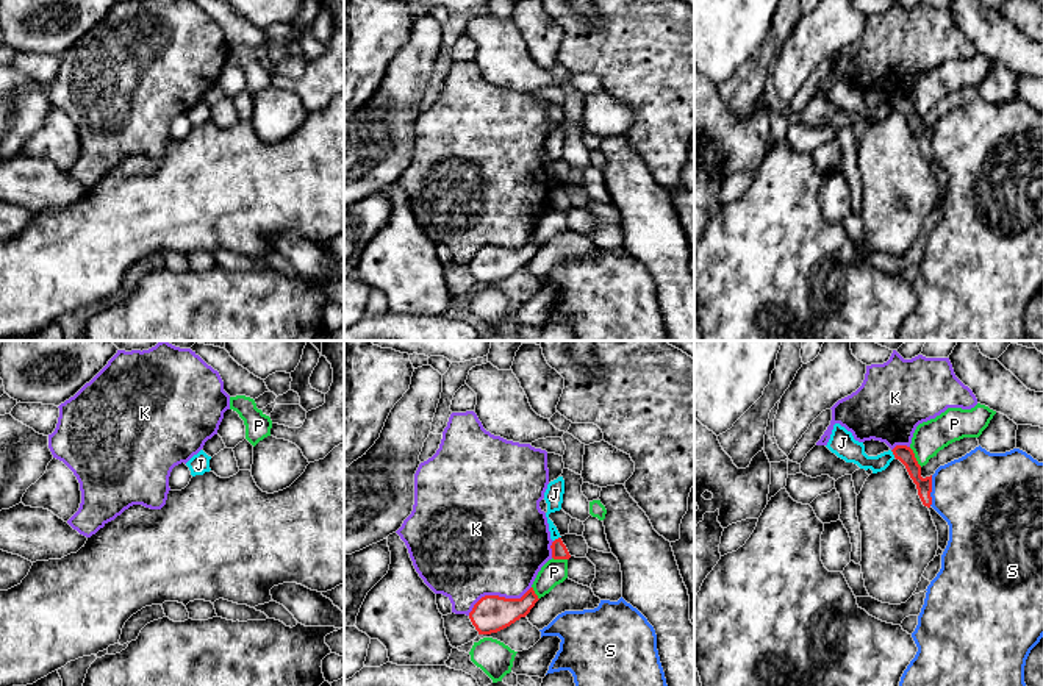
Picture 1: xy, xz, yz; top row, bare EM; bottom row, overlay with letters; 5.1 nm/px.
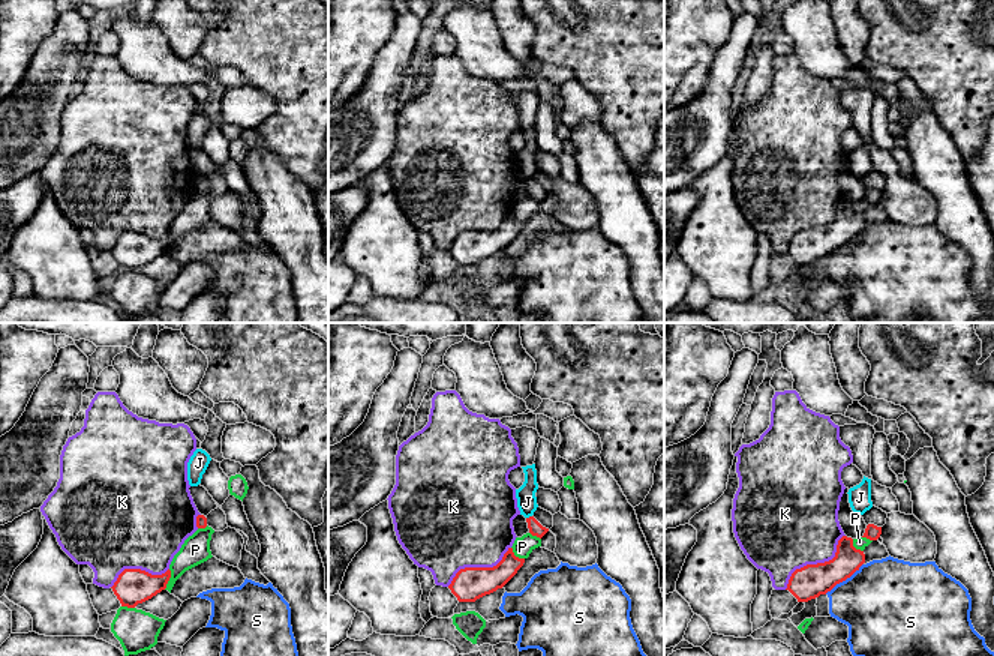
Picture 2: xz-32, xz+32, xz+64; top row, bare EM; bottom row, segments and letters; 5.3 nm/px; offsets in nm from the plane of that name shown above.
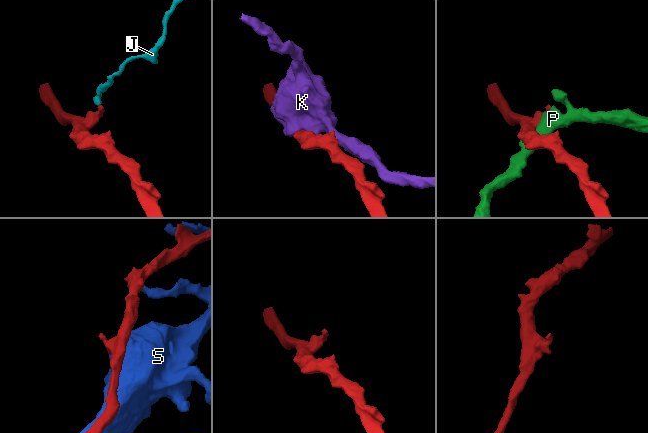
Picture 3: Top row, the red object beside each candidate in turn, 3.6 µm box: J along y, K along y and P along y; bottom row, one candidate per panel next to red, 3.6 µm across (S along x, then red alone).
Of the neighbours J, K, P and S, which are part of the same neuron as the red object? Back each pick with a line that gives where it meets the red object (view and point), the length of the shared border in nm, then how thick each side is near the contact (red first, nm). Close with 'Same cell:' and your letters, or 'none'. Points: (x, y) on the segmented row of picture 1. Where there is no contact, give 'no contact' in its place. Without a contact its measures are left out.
Same cell: none

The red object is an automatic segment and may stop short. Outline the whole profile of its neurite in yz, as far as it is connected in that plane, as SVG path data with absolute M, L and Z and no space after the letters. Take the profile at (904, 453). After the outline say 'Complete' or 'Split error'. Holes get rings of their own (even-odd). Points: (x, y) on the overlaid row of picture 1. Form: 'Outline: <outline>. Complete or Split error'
Outline: M896 445L891 452L893 452L894 458L899 459L905 466L910 478L916 484L918 495L919 495L923 505L930 508L930 505L932 505L932 497L930 497L932 475L926 477L926 478L921 477L921 466L918 464L915 453L910 447Z. Complete

